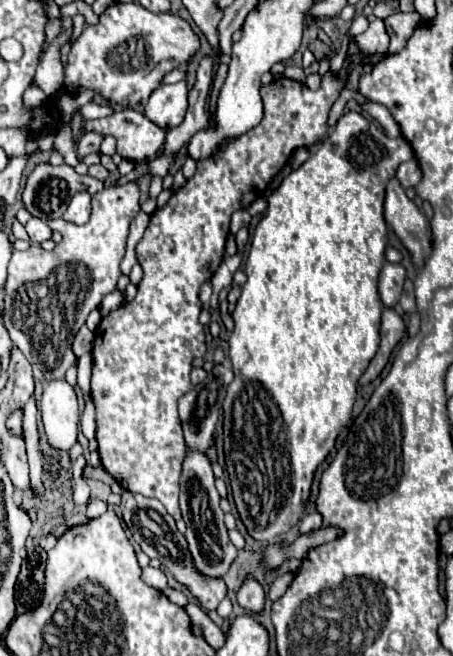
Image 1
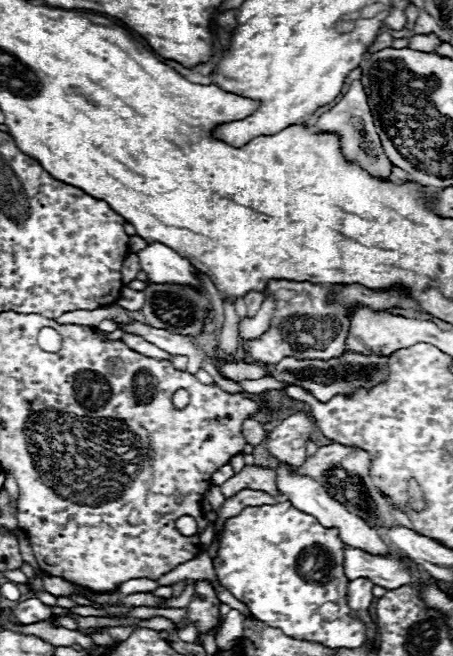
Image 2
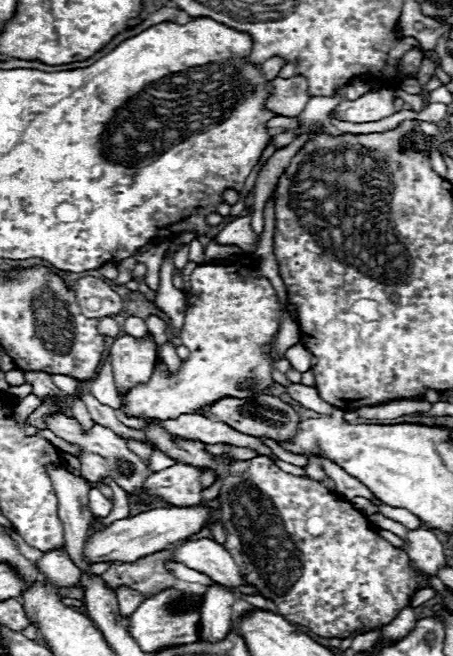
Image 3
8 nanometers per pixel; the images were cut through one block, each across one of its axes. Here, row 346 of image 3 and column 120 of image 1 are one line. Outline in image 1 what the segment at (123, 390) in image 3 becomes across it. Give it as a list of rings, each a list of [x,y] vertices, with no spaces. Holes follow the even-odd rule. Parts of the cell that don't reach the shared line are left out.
[[[76,110],[72,114],[72,118],[68,120],[68,126],[72,130],[72,138],[74,138],[74,144],[78,144],[78,140],[86,134],[86,132],[98,132],[102,136],[114,136],[116,138],[116,152],[126,158],[126,160],[144,160],[144,158],[150,158],[154,156],[162,146],[164,146],[164,140],[166,140],[166,132],[162,128],[158,128],[154,122],[150,122],[142,112],[138,110],[120,110],[108,118],[100,118],[100,120],[84,120],[80,110]]]

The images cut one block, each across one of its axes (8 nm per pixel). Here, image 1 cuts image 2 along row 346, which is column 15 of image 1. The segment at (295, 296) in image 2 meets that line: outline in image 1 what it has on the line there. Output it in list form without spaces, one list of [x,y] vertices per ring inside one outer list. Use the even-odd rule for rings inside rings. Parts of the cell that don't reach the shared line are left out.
[[[136,182],[122,185],[111,185],[102,192],[92,196],[92,214],[90,220],[82,226],[74,226],[70,222],[48,220],[52,228],[62,234],[62,242],[56,244],[52,252],[42,250],[38,244],[32,244],[26,252],[14,250],[8,264],[8,280],[6,280],[6,300],[4,300],[4,324],[10,332],[10,338],[16,348],[24,352],[34,368],[36,380],[56,380],[64,378],[68,366],[76,360],[72,352],[72,340],[80,326],[86,322],[88,314],[100,306],[102,298],[116,288],[120,272],[120,262],[124,258],[128,228],[134,216],[140,212],[140,188]]]

